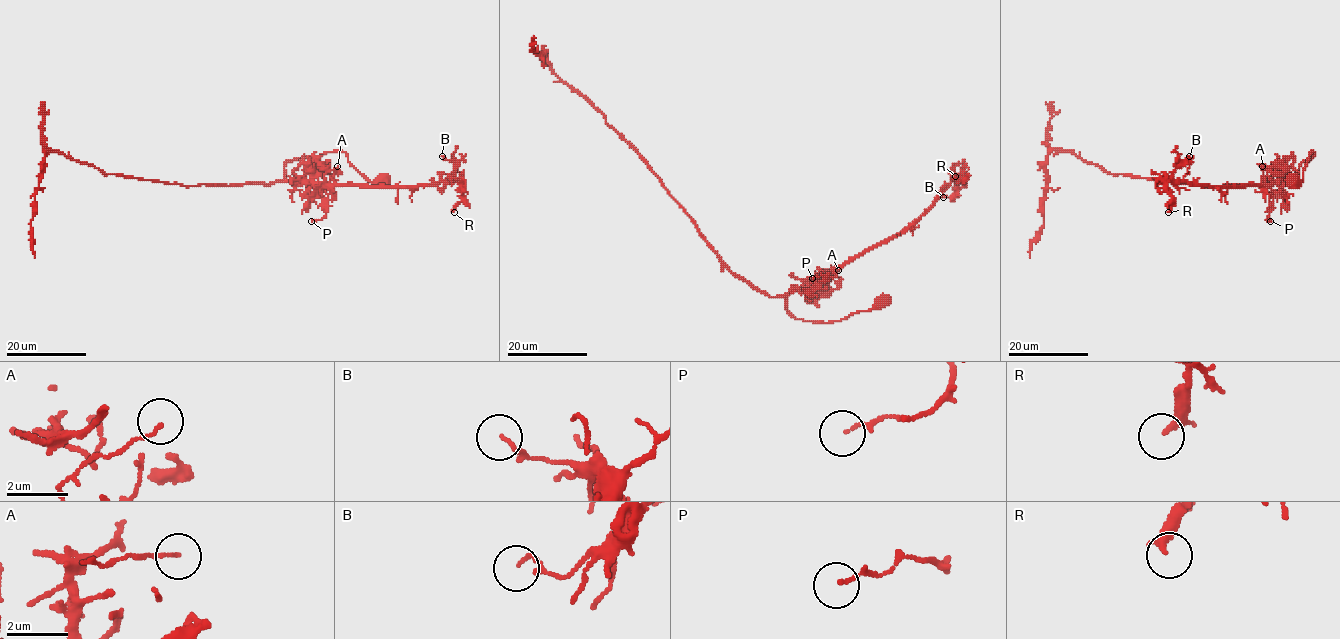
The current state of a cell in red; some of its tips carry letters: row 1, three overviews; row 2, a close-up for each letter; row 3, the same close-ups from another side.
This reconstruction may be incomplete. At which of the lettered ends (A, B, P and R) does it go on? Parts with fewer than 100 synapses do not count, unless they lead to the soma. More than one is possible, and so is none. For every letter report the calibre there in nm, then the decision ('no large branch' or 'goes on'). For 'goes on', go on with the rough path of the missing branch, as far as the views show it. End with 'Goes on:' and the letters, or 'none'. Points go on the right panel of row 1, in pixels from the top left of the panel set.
A: 110 nm thick; no large branch
B: 100 nm thick; no large branch
P: 100 nm thick; no large branch
R: 190 nm thick; no large branch
Goes on: none

